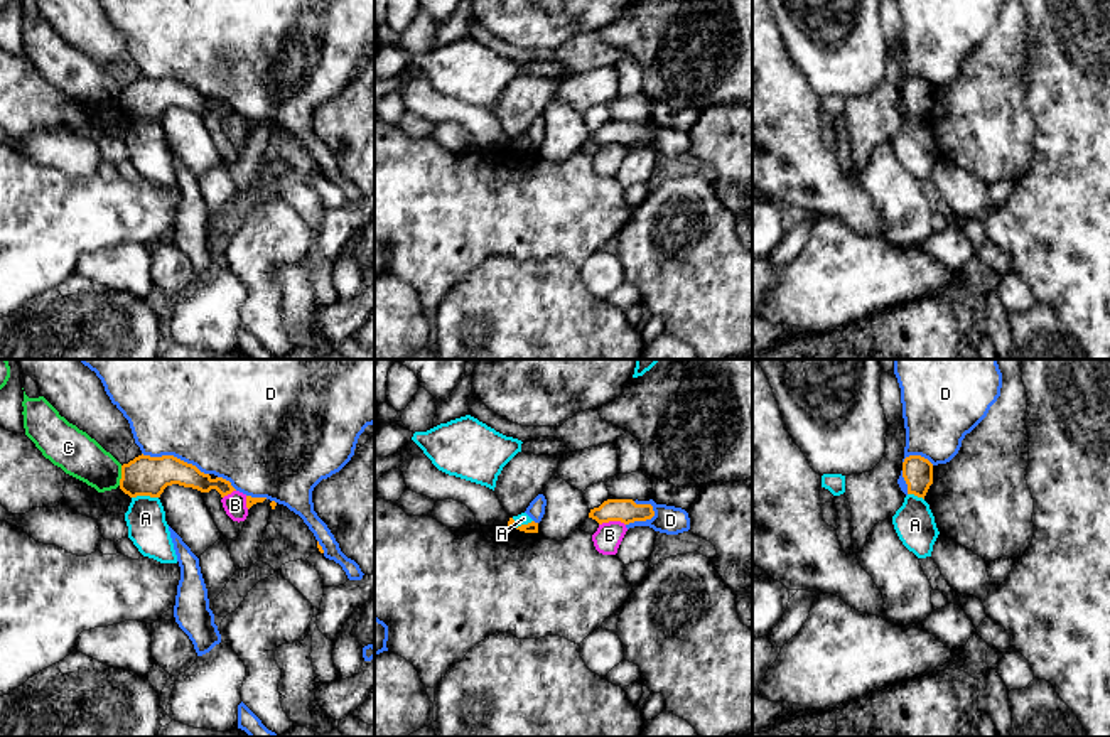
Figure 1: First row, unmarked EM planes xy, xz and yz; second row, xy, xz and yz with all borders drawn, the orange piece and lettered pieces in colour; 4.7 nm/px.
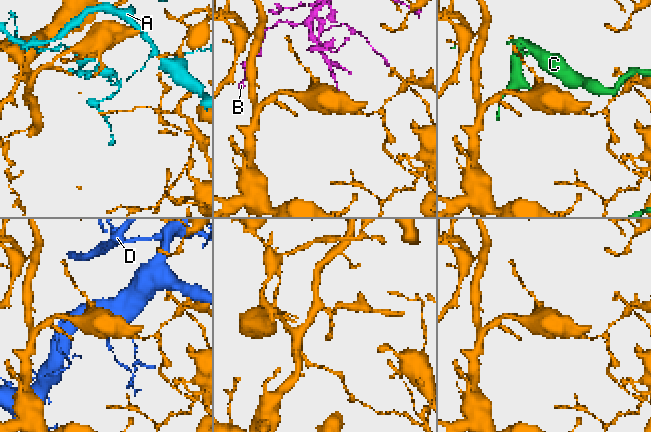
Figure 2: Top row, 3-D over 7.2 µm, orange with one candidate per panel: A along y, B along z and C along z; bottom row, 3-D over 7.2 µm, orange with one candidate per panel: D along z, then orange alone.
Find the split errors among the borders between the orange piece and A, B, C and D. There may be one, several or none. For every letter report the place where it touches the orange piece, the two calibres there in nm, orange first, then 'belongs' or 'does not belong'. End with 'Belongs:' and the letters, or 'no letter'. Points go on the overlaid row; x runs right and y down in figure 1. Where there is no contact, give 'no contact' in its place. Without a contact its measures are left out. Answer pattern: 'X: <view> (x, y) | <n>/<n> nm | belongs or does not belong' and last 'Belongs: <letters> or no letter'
A: xy (144, 494) | 190/190 nm | does not belong
B: xz (611, 520) | 120/130 nm | does not belong
C: xy (122, 476) | 190/200 nm | does not belong
D: xy (176, 457) | 190/500 nm | does not belong
Belongs: no letter

